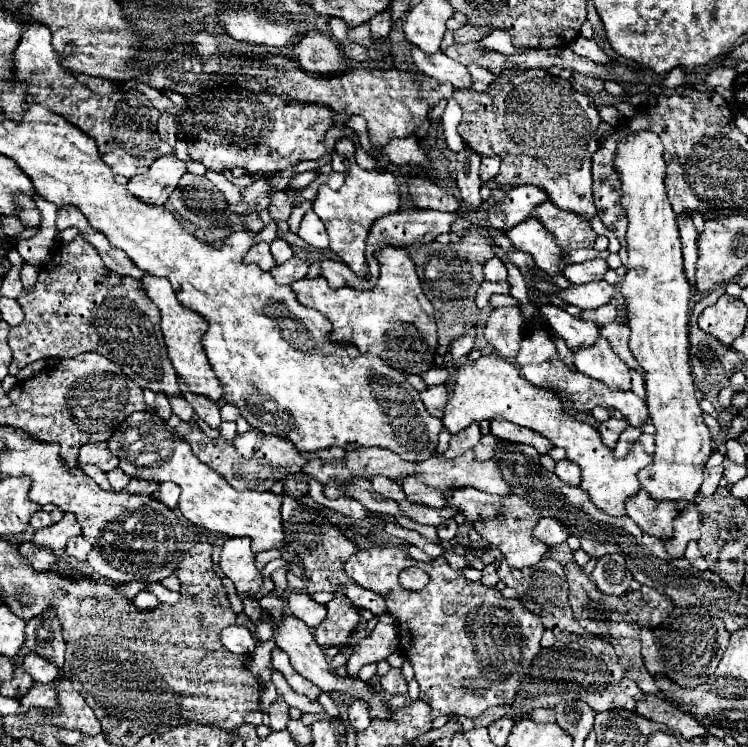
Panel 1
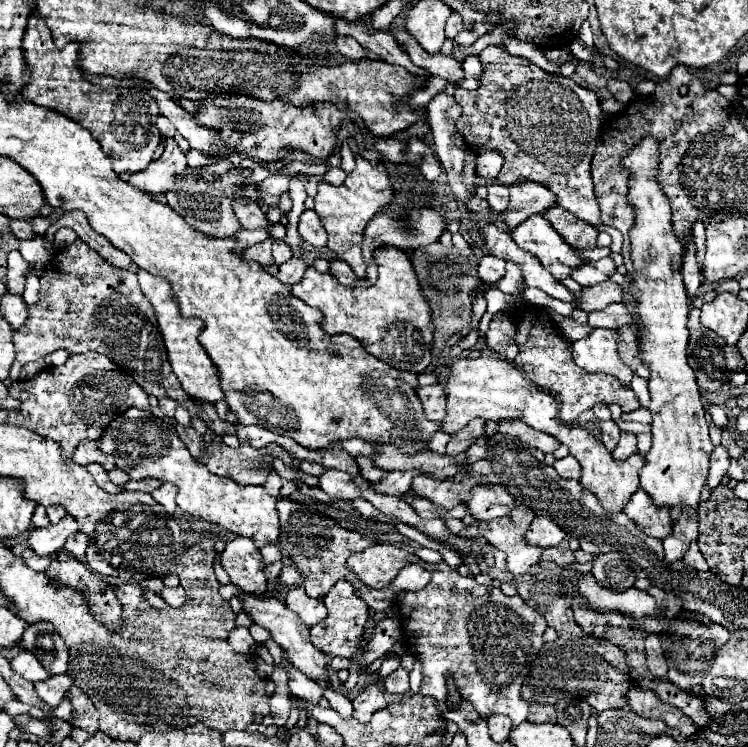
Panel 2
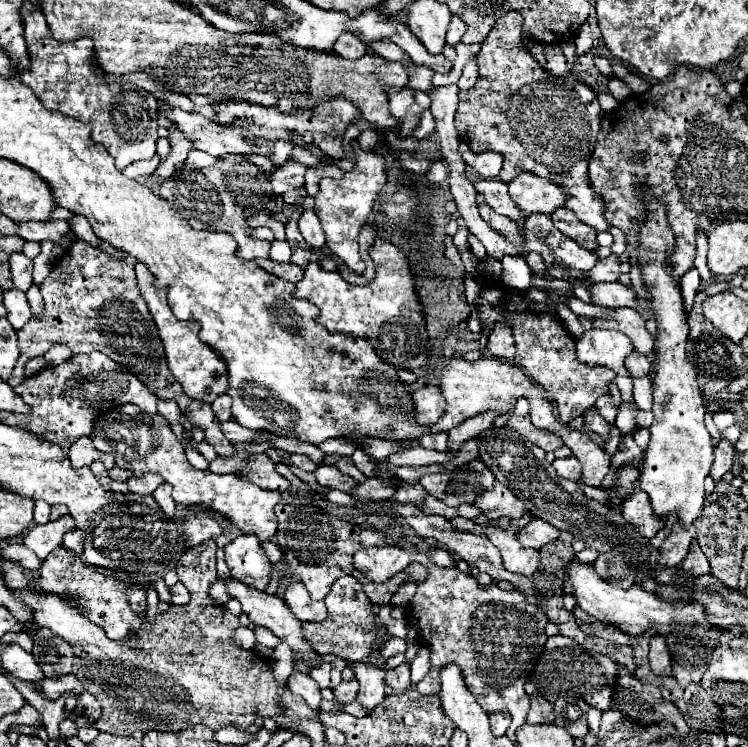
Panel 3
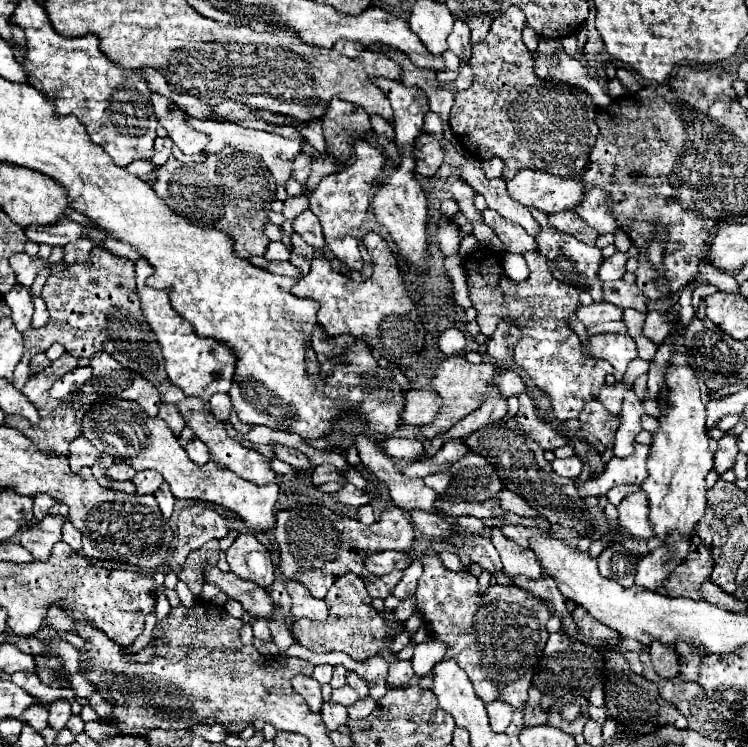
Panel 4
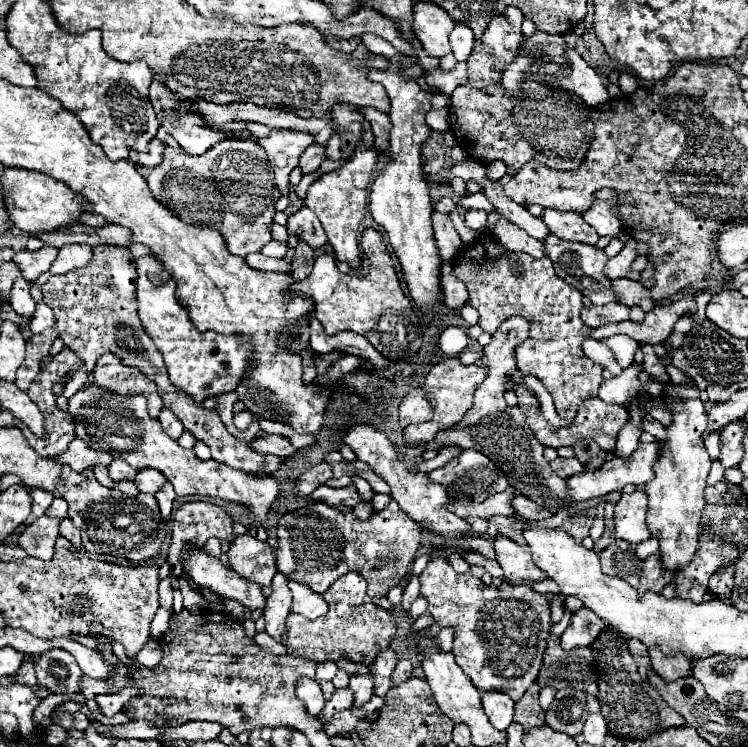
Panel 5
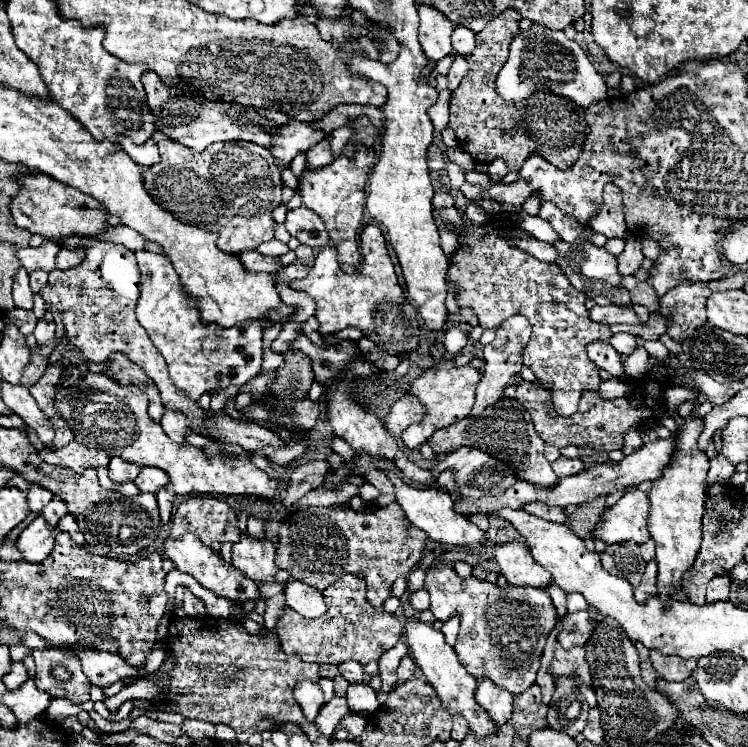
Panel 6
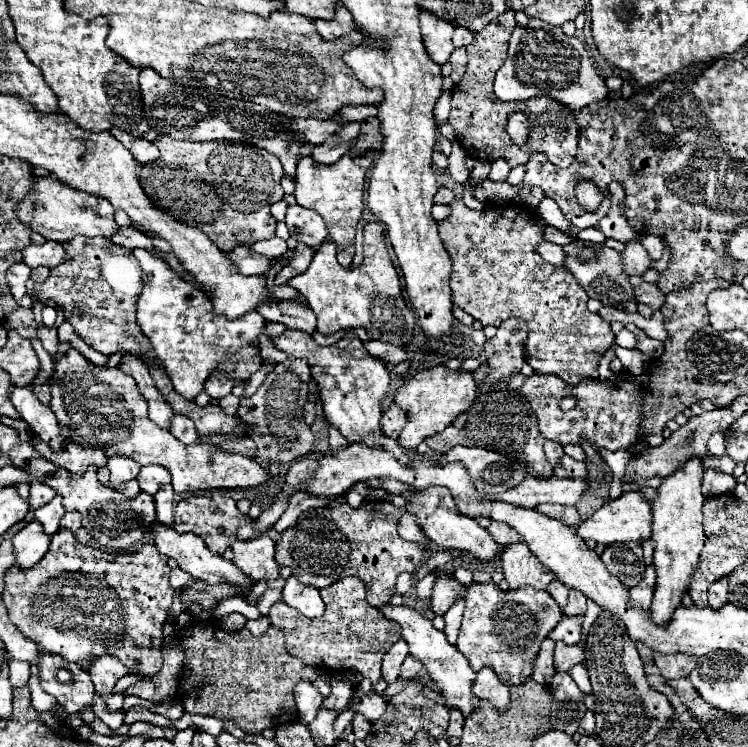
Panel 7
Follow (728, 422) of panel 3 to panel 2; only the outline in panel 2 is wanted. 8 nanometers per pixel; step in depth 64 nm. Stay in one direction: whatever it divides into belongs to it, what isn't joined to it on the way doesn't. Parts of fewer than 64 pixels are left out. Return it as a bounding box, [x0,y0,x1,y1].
[706,404,728,428]

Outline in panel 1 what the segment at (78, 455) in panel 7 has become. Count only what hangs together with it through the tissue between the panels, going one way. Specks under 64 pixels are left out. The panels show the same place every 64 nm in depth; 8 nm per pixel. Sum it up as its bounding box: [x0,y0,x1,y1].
[80,442,118,472]

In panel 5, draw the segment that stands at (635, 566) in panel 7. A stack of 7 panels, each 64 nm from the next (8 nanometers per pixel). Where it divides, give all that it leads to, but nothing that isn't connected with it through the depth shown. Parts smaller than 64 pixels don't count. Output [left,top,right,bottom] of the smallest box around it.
[600,540,642,588]

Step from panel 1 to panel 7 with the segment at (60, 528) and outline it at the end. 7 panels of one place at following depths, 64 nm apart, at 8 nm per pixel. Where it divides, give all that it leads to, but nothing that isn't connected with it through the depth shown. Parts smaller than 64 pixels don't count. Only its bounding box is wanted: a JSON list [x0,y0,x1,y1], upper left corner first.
[14,522,50,568]

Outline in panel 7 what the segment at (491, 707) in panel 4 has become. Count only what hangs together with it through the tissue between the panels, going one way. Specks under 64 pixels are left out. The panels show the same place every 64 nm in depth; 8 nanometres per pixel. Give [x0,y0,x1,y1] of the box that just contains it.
[472,668,510,712]

